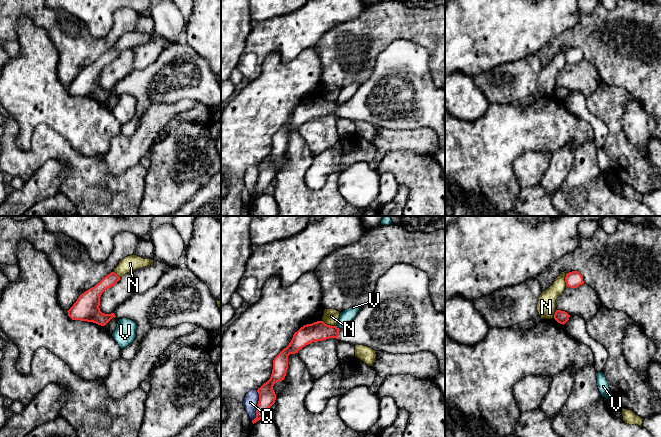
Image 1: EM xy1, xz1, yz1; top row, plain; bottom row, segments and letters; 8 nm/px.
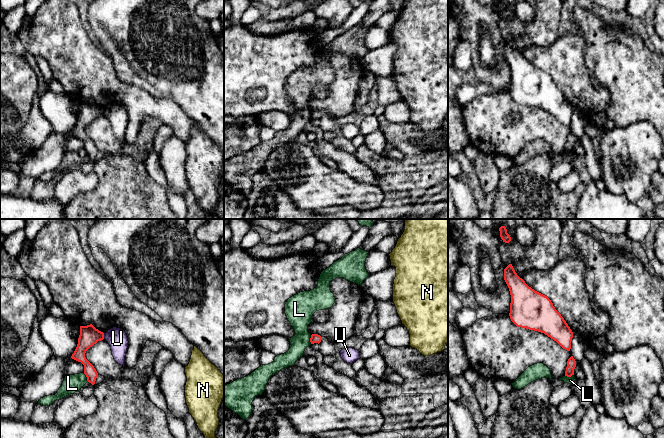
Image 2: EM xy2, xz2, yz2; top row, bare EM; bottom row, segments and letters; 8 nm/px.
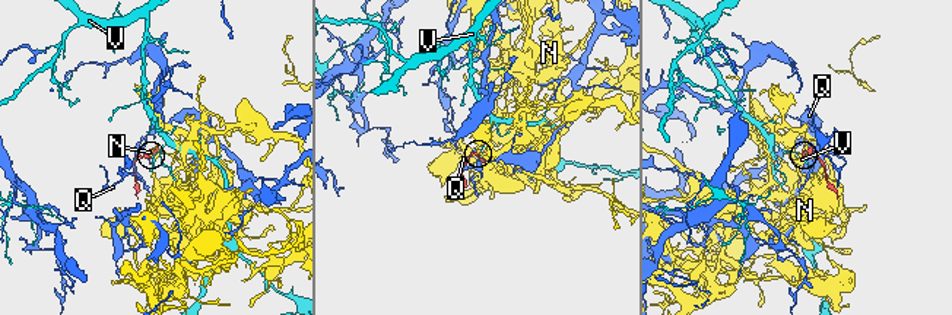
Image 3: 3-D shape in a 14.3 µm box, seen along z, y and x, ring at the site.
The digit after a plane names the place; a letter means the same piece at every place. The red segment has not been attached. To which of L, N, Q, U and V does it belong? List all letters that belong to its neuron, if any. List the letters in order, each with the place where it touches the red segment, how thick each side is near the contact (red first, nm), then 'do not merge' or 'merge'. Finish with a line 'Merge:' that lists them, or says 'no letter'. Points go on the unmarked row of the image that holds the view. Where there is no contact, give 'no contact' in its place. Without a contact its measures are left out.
L: xy2 (86, 152) | 100/140 nm | do not merge
N: xz1 (329, 101) | 160/130 nm | do not merge
Q: xz1 (257, 181) | 140/120 nm | do not merge
U: xy2 (103, 112) | 160/160 nm | do not merge
V: xz1 (338, 104) | 160/110 nm | do not merge
Merge: no letter

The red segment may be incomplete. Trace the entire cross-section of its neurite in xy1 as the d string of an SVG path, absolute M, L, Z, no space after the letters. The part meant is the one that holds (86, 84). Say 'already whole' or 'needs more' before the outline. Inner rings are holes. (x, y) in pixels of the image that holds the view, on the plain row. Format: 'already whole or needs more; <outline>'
needs more; M185 40L167 45L147 67L132 71L111 90L100 87L102 69L114 62L120 53L111 48L98 60L82 69L67 87L72 96L105 102L113 93L128 94L137 101L136 113L122 125L121 134L131 136L139 120L152 104L174 103L192 99L207 107L221 107L221 85L208 62Z

